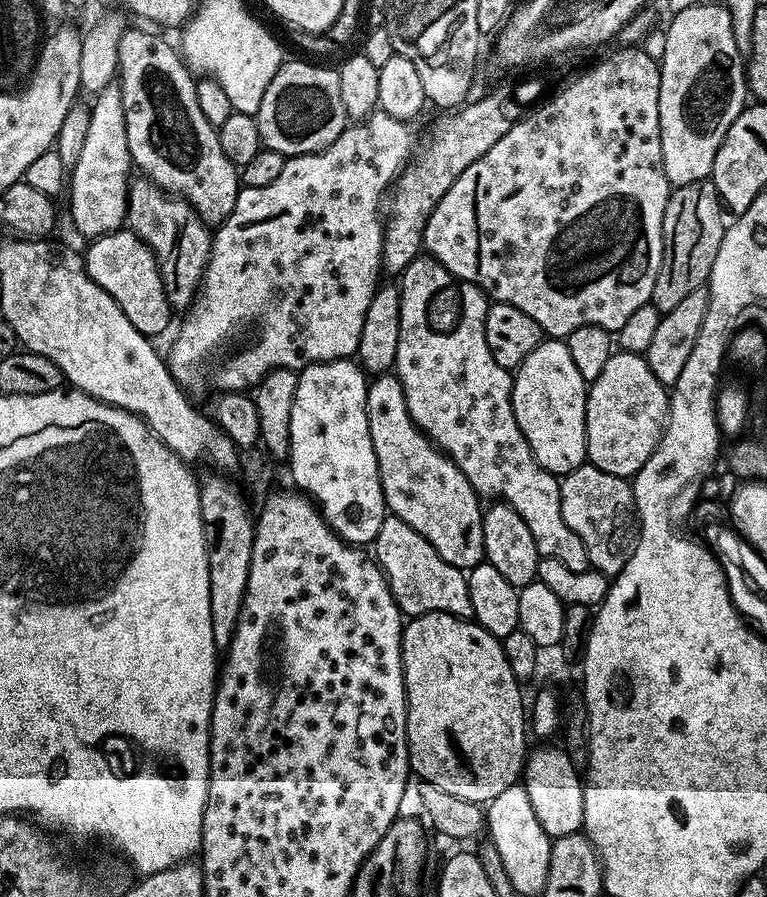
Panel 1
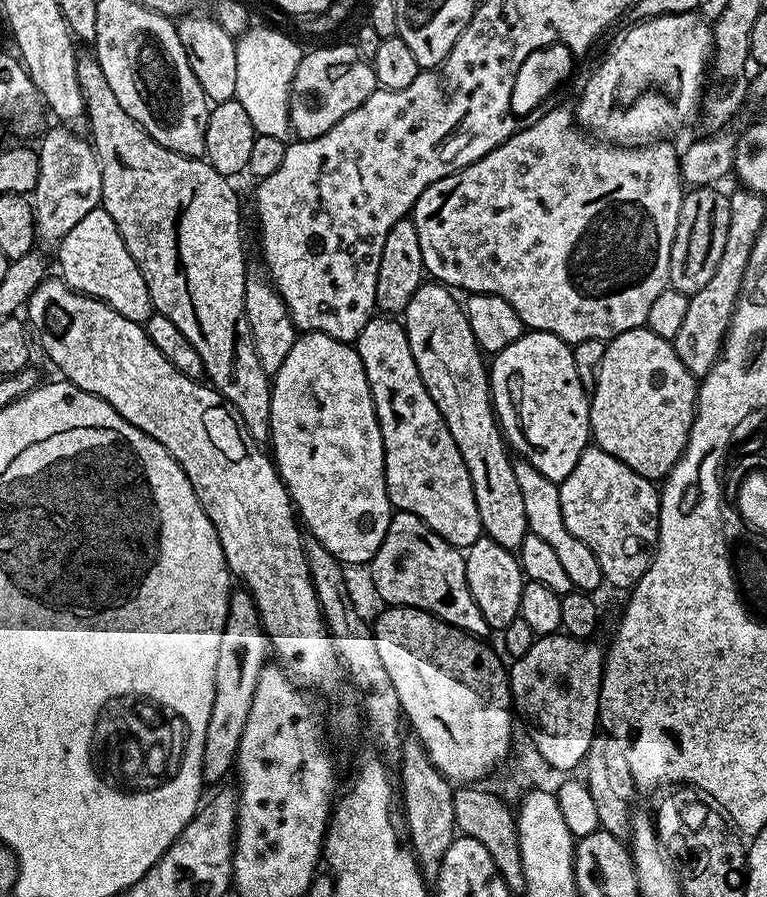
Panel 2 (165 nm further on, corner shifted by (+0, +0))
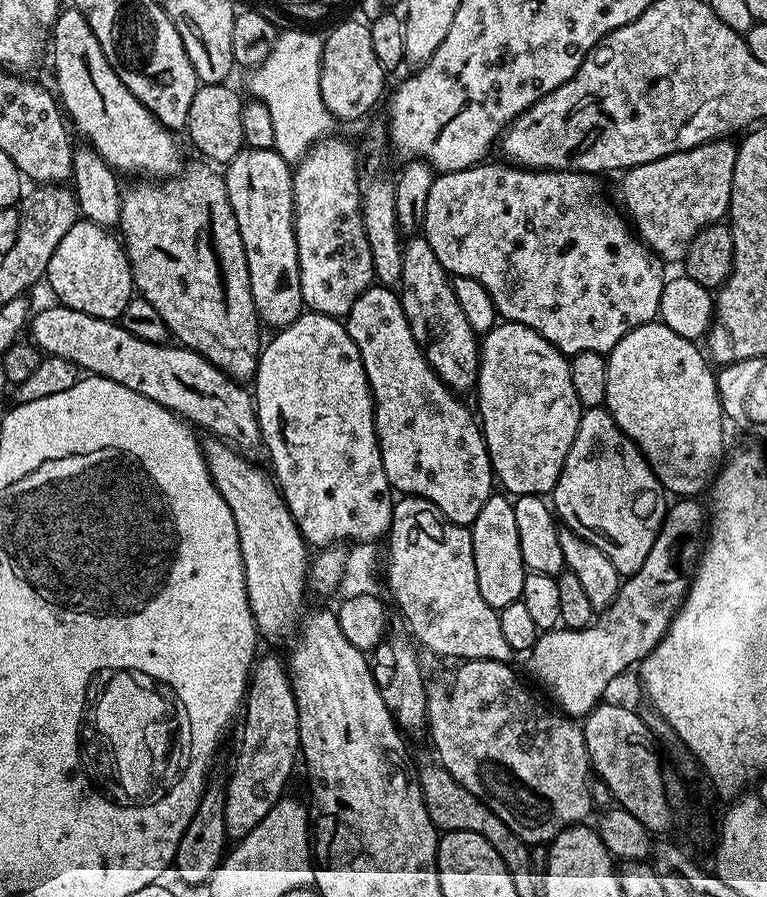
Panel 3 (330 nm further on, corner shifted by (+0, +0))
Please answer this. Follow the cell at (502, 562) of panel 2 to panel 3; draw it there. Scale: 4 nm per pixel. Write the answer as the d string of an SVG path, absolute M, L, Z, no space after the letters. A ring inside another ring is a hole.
M494 494L478 510L478 518L470 526L474 570L478 574L478 590L494 609L510 606L522 594L526 569L522 562L522 546L518 546L518 522L514 519L514 503L507 495Z

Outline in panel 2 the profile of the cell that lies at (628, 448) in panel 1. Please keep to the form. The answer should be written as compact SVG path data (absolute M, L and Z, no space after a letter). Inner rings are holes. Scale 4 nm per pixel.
M647 326L643 328L635 328L634 330L626 330L622 334L612 337L607 341L604 357L602 358L602 366L598 370L598 378L596 379L596 387L590 392L590 407L588 409L588 426L590 429L591 439L594 441L595 447L606 450L606 454L614 454L614 458L618 458L618 462L622 462L626 466L630 466L630 470L634 470L638 474L642 474L653 482L663 481L671 468L676 465L680 455L684 453L684 447L688 444L688 435L692 429L692 423L696 421L696 393L698 391L698 380L690 374L690 370L686 370L686 366L682 366L682 358L678 358L676 351L672 349L672 341L662 338L658 334L654 334Z

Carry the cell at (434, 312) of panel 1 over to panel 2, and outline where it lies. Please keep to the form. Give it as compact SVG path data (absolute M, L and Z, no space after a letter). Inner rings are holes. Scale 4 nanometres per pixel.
M523 458L517 459L514 463L514 478L518 478L518 490L522 490L522 503L526 505L529 533L542 538L542 542L551 546L554 555L561 560L573 589L589 594L595 593L595 588L605 583L602 566L598 566L594 550L590 550L586 542L574 538L574 534L566 530L566 518L562 518L559 483L546 478L546 474L542 474Z

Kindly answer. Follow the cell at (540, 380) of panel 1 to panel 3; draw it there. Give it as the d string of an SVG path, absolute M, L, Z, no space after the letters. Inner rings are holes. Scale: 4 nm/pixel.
M511 322L497 323L495 328L483 333L480 340L480 373L476 375L475 395L480 395L480 412L478 408L478 423L484 433L484 444L488 448L488 457L492 463L495 479L505 493L513 497L518 496L544 496L551 493L556 487L558 478L562 474L562 466L566 462L566 454L570 454L570 446L574 442L574 434L578 434L578 422L580 421L581 406L578 402L578 394L574 394L574 382L570 382L569 357L560 349L554 347L542 334L538 334L530 326L525 324L513 324Z

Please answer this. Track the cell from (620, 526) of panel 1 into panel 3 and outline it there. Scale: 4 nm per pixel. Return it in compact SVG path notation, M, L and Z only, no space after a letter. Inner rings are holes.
M603 406L583 409L578 422L578 434L574 434L574 442L570 446L570 454L566 454L562 474L550 493L551 507L563 527L598 546L598 550L602 550L602 554L614 562L621 577L627 578L642 570L642 562L646 562L646 554L650 554L650 546L654 546L654 538L658 538L664 516L670 507L669 501L664 499L664 487L648 464L648 459L642 455L637 444L617 426L608 409Z

